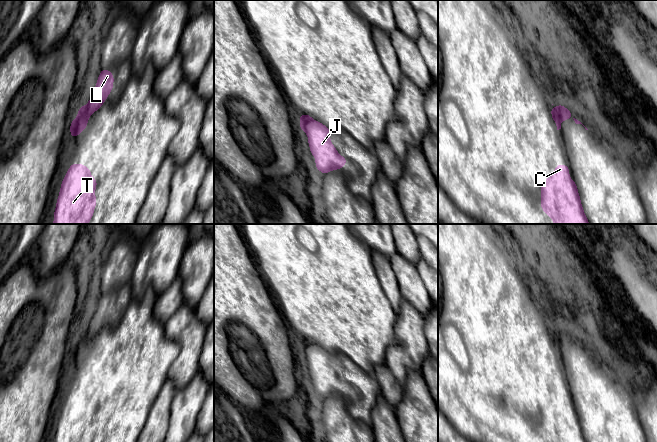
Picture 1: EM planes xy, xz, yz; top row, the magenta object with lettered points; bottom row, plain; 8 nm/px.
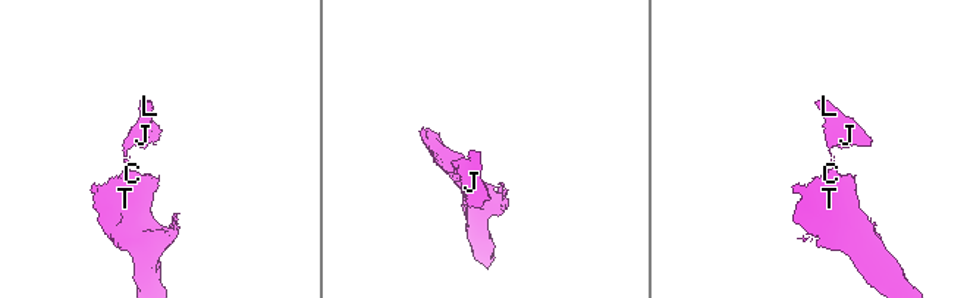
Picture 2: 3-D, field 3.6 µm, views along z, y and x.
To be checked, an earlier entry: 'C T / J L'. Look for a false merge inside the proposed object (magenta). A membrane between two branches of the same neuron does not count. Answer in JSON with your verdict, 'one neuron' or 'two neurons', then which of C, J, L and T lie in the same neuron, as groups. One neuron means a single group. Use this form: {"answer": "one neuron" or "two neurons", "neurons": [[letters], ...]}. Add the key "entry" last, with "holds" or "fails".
{"answer": "two neurons", "neurons": [["C", "T"], ["J", "L"]], "entry": "holds"}

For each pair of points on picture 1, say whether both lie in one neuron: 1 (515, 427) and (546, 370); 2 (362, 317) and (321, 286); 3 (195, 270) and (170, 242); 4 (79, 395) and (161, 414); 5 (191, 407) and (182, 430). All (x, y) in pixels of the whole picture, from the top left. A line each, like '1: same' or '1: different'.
1: same
2: same
3: different
4: different
5: same

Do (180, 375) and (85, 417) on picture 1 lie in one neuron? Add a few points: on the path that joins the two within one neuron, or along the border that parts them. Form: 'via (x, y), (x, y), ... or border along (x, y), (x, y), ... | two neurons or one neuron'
border along (177, 356), (171, 364), (166, 377) | two neurons

